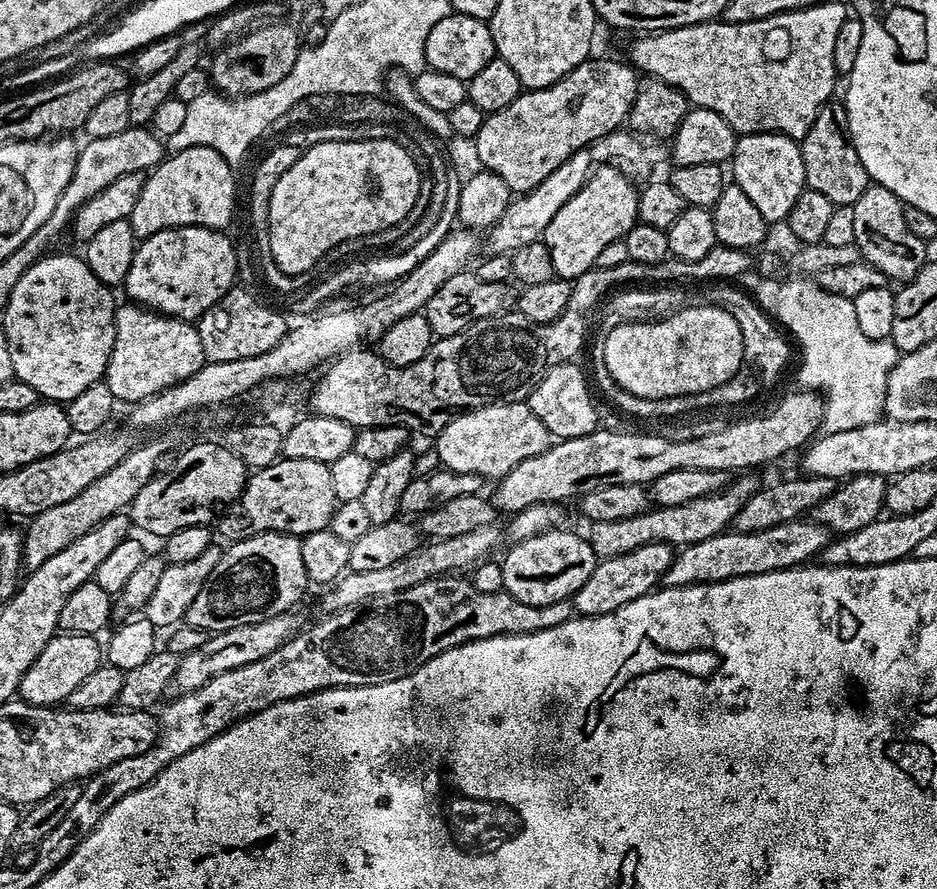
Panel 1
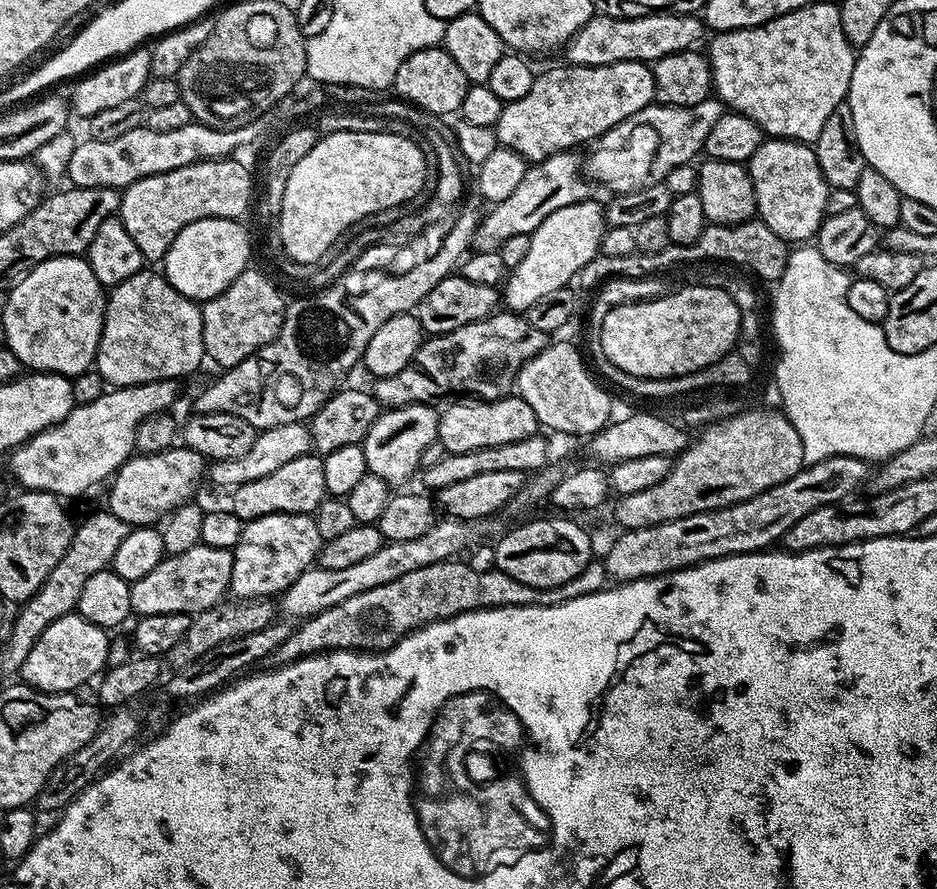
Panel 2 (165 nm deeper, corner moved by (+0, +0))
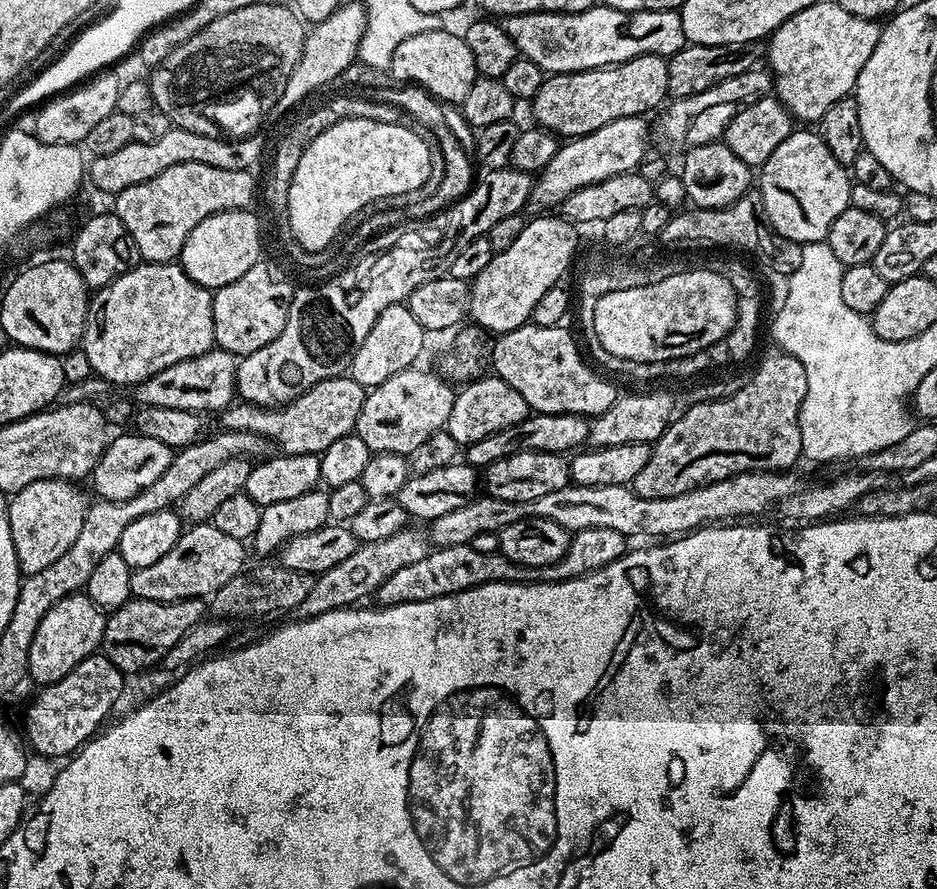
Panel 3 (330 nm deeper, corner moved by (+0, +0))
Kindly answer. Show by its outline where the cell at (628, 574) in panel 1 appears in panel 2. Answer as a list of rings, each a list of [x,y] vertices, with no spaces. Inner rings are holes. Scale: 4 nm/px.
[[[831,456],[826,458],[822,462],[817,464],[807,465],[798,474],[794,474],[794,478],[786,478],[786,482],[778,482],[778,486],[770,486],[770,490],[762,490],[762,494],[758,494],[754,498],[749,500],[743,500],[737,504],[732,504],[729,508],[719,508],[713,512],[699,512],[698,514],[690,514],[686,518],[678,518],[677,520],[671,520],[670,522],[662,522],[658,526],[646,526],[642,530],[624,530],[619,534],[620,537],[612,544],[612,549],[609,550],[608,556],[603,557],[604,565],[608,571],[608,579],[612,582],[627,582],[629,580],[645,580],[651,576],[664,576],[668,572],[677,572],[683,568],[692,568],[695,564],[703,564],[705,560],[717,560],[723,556],[741,556],[747,552],[763,552],[771,549],[772,544],[775,542],[783,541],[786,530],[790,530],[790,526],[794,526],[794,522],[799,522],[804,515],[810,514],[810,510],[818,510],[818,506],[830,506],[831,504],[837,504],[839,500],[849,499],[853,494],[859,493],[860,487],[865,487],[866,481],[870,476],[870,464],[869,461],[862,458],[854,458],[853,456]]]

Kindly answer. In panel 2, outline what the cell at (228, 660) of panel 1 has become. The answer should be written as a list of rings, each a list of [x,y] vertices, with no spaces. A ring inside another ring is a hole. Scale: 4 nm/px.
[[[440,518],[419,538],[410,538],[406,542],[385,542],[375,554],[362,558],[362,562],[357,562],[354,566],[346,566],[342,570],[326,570],[319,566],[308,568],[282,593],[284,612],[288,616],[300,616],[296,618],[316,616],[330,606],[338,606],[338,602],[346,602],[346,598],[354,598],[354,594],[362,594],[362,590],[386,586],[386,582],[394,582],[394,578],[402,578],[402,574],[410,574],[410,570],[422,570],[422,566],[459,557],[473,546],[497,535],[492,523],[491,519]]]

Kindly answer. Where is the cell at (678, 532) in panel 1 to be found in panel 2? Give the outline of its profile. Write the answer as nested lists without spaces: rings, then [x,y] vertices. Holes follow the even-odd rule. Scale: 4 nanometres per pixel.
[[[752,406],[736,416],[708,424],[701,432],[704,433],[697,440],[695,437],[675,457],[671,470],[660,482],[650,486],[650,490],[638,490],[638,494],[626,494],[615,501],[616,520],[621,524],[621,529],[642,530],[646,526],[658,526],[662,522],[686,518],[690,514],[729,508],[732,504],[762,494],[762,490],[770,490],[770,486],[778,486],[778,482],[786,482],[786,478],[794,478],[794,474],[806,467],[802,454],[802,438],[798,438],[798,430],[794,430],[783,411],[776,409],[775,412],[772,408]]]

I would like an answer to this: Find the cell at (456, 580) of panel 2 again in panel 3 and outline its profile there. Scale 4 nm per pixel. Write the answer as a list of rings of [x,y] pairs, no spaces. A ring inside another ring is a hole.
[[[587,528],[581,532],[571,533],[566,554],[550,566],[522,566],[500,552],[481,554],[479,550],[474,550],[472,543],[445,548],[433,547],[426,554],[426,558],[421,558],[411,566],[402,566],[402,570],[390,574],[390,578],[386,578],[386,582],[382,582],[382,586],[374,594],[374,600],[377,605],[387,606],[406,602],[426,602],[430,598],[442,598],[455,592],[465,592],[479,584],[557,584],[602,570],[610,566],[610,562],[622,558],[629,548],[629,537],[609,528]]]

